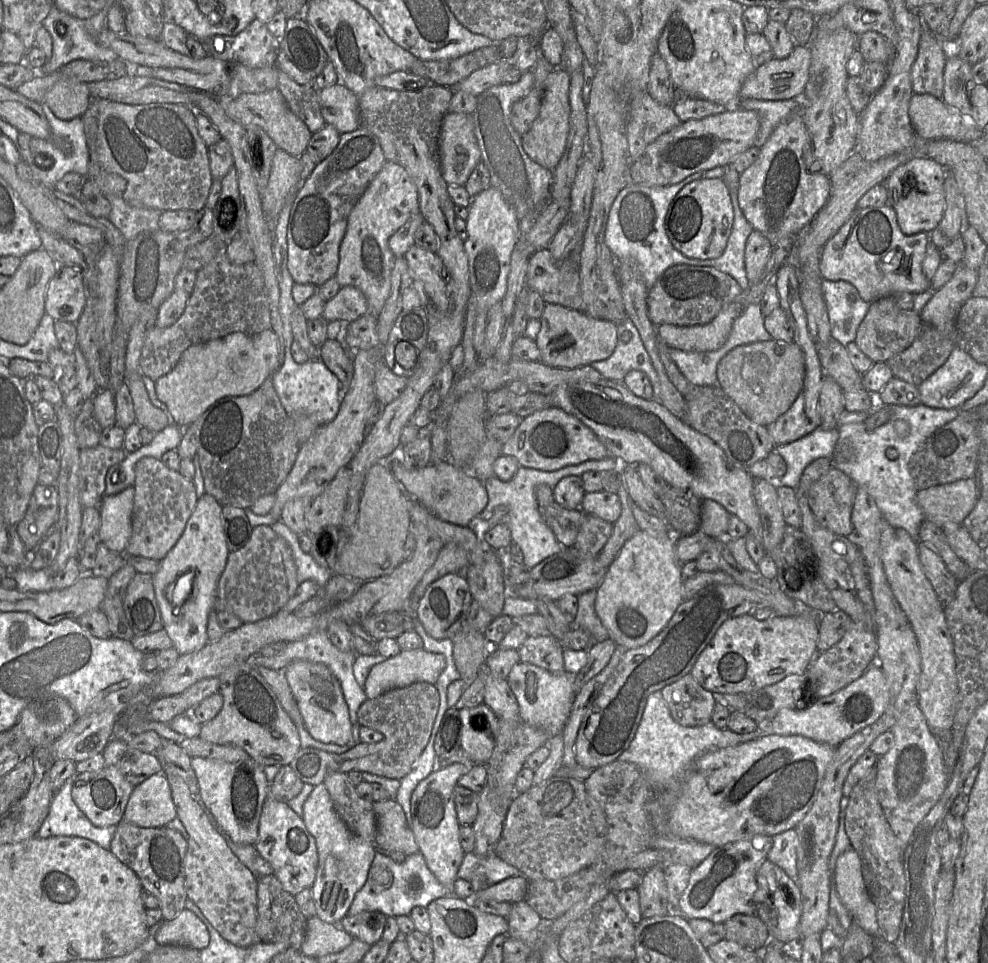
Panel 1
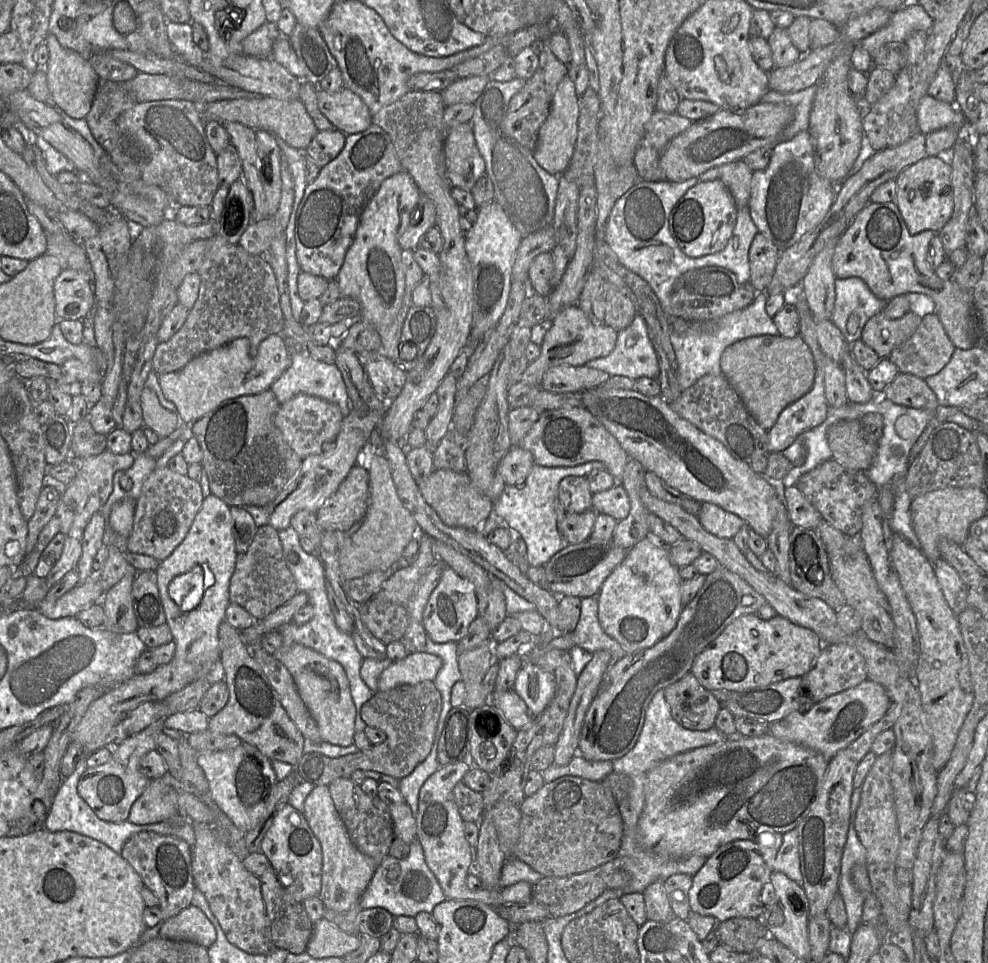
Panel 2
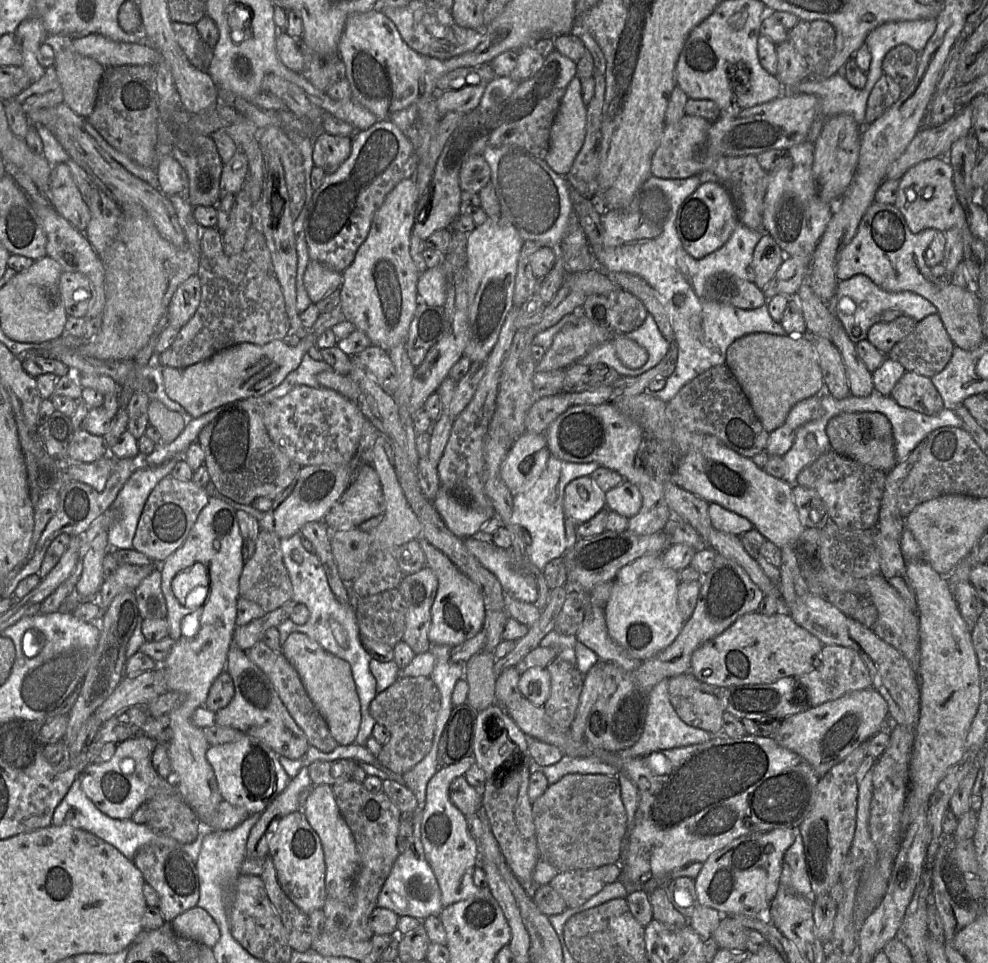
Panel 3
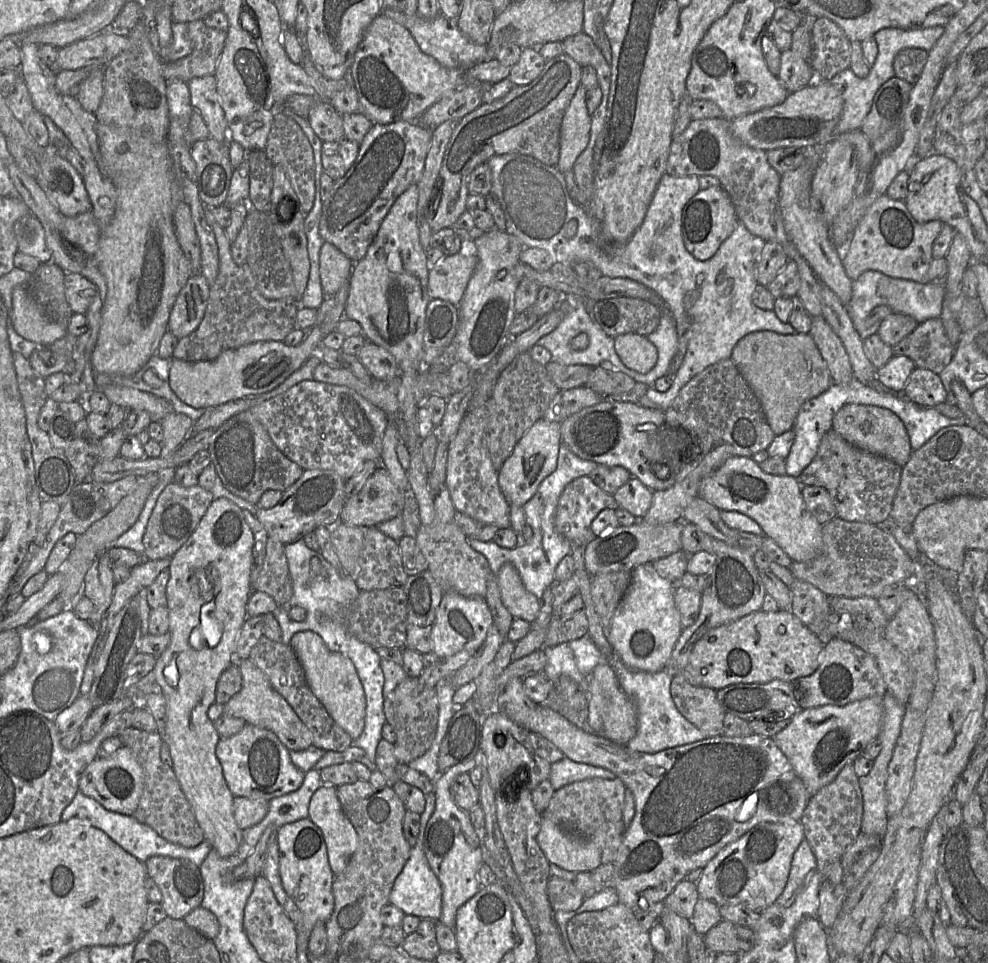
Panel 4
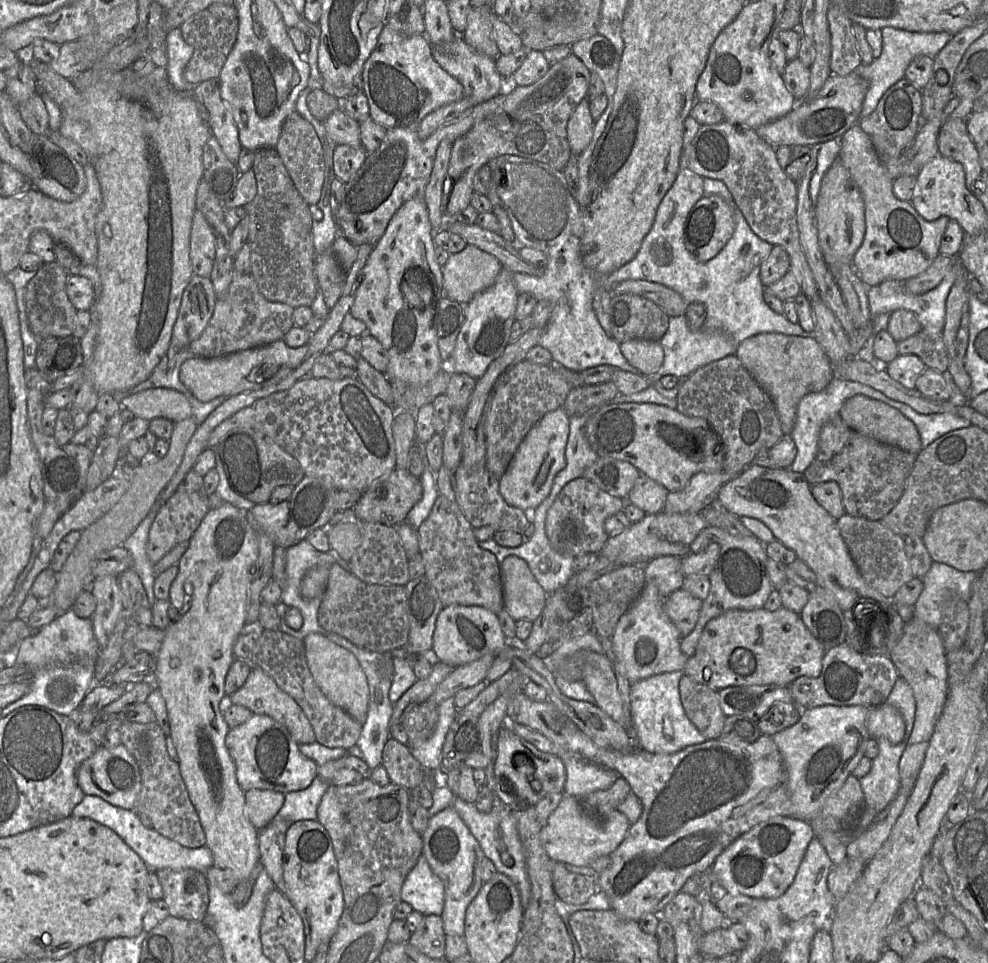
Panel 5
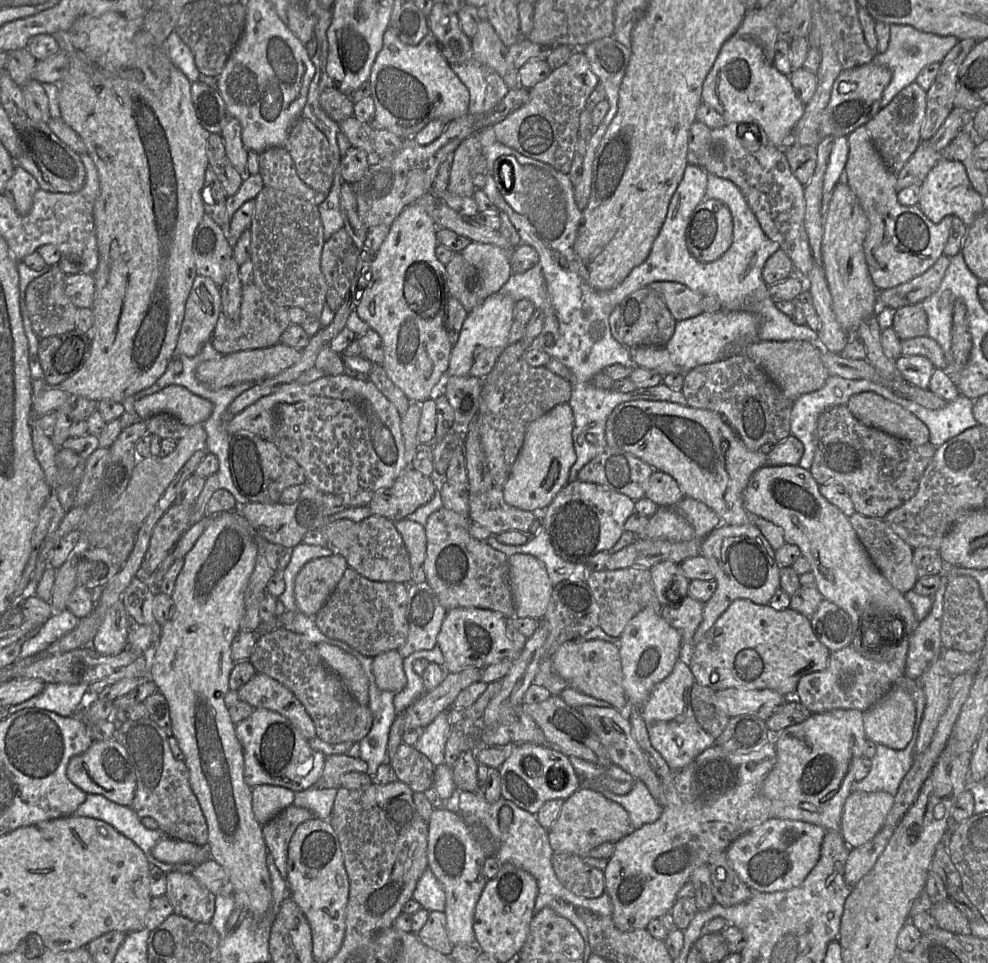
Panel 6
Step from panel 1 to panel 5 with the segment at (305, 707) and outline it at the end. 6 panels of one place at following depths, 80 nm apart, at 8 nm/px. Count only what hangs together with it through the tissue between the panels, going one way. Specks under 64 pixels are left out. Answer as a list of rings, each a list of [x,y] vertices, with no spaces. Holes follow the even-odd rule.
[[[318,633],[308,634],[303,642],[307,664],[317,686],[333,704],[364,724],[368,711],[369,687],[366,675],[356,657]]]

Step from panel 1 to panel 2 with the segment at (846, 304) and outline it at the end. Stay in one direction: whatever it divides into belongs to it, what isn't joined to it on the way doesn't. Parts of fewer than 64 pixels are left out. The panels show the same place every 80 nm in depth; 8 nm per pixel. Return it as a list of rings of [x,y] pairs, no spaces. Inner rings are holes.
[[[836,278],[831,320],[841,331],[846,342],[852,344],[860,340],[866,322],[883,311],[886,304],[887,300],[876,297],[861,278]],[[853,314],[859,319],[859,327],[854,334],[850,334],[847,331],[847,322]]]

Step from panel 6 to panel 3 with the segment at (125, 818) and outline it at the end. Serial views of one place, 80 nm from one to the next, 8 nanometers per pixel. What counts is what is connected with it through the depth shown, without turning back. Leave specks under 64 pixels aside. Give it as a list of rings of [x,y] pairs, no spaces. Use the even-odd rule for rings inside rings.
[[[79,776],[73,781],[68,792],[55,808],[51,825],[67,825],[88,831],[113,845],[124,856],[131,860],[140,847],[147,844],[155,844],[175,850],[180,850],[186,853],[196,863],[202,848],[202,833],[195,841],[182,844],[173,838],[162,835],[160,832],[155,831],[147,824],[137,824],[132,821],[131,818],[115,819],[105,815],[99,809],[97,809],[93,802],[81,790]]]

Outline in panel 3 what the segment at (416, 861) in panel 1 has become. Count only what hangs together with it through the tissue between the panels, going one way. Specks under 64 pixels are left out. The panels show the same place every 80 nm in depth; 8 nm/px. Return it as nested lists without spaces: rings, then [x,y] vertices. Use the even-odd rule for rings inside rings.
[[[419,807],[412,814],[414,832],[412,843],[408,851],[400,854],[396,859],[390,875],[382,886],[377,899],[377,907],[392,910],[398,916],[410,916],[423,920],[428,916],[438,916],[442,910],[442,896],[438,881],[430,865],[426,861],[421,842],[421,821],[423,811]]]

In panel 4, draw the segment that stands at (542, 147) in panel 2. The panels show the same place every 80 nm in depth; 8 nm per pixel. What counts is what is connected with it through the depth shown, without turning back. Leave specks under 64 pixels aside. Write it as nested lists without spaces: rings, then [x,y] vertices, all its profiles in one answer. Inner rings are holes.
[[[583,86],[578,87],[565,110],[560,128],[560,154],[556,164],[562,173],[572,169],[577,157],[586,148],[591,129]]]

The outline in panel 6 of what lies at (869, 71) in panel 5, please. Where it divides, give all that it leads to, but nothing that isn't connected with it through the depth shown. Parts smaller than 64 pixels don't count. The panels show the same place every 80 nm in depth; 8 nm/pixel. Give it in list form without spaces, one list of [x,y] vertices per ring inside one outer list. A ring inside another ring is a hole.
[[[890,25],[890,40],[883,54],[877,54],[872,62],[887,67],[892,78],[885,88],[881,98],[881,108],[885,107],[902,89],[915,82],[919,72],[927,65],[940,63],[947,53],[958,43],[954,36],[939,36],[933,33],[922,32],[910,25]]]

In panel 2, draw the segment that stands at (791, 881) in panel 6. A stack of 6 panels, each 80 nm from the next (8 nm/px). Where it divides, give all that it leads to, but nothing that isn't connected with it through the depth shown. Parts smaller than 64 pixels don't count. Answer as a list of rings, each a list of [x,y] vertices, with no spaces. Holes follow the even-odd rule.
[[[774,834],[770,845],[761,845],[756,840],[735,840],[718,848],[710,855],[701,869],[692,877],[692,886],[688,892],[691,912],[713,916],[718,922],[733,917],[759,919],[766,904],[761,899],[770,901],[774,896],[774,888],[770,883],[770,875],[774,871],[773,863],[782,844],[783,834]]]

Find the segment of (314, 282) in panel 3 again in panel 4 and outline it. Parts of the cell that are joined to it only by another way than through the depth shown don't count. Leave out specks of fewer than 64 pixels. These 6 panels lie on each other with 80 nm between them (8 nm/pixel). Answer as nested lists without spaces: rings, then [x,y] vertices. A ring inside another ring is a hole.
[[[331,243],[320,250],[319,277],[325,296],[335,295],[349,278],[353,262]]]

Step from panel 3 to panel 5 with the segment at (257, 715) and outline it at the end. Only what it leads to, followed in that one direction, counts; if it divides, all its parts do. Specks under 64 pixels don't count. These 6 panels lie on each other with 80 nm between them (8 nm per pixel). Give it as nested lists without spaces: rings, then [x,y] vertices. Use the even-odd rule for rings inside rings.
[[[252,667],[245,683],[232,695],[232,705],[248,708],[252,714],[267,715],[284,725],[296,743],[309,744],[316,741],[313,728],[306,715],[287,693],[282,691],[276,682],[259,667]]]

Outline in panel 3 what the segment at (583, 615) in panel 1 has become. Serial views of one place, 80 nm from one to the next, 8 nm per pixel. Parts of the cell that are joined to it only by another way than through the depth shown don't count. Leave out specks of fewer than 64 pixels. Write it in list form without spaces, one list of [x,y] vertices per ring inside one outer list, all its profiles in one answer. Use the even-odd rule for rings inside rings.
[[[596,605],[585,609],[583,623],[575,637],[577,641],[594,651],[603,662],[617,664],[628,671],[636,669],[642,662],[630,656],[610,637],[604,610]]]

